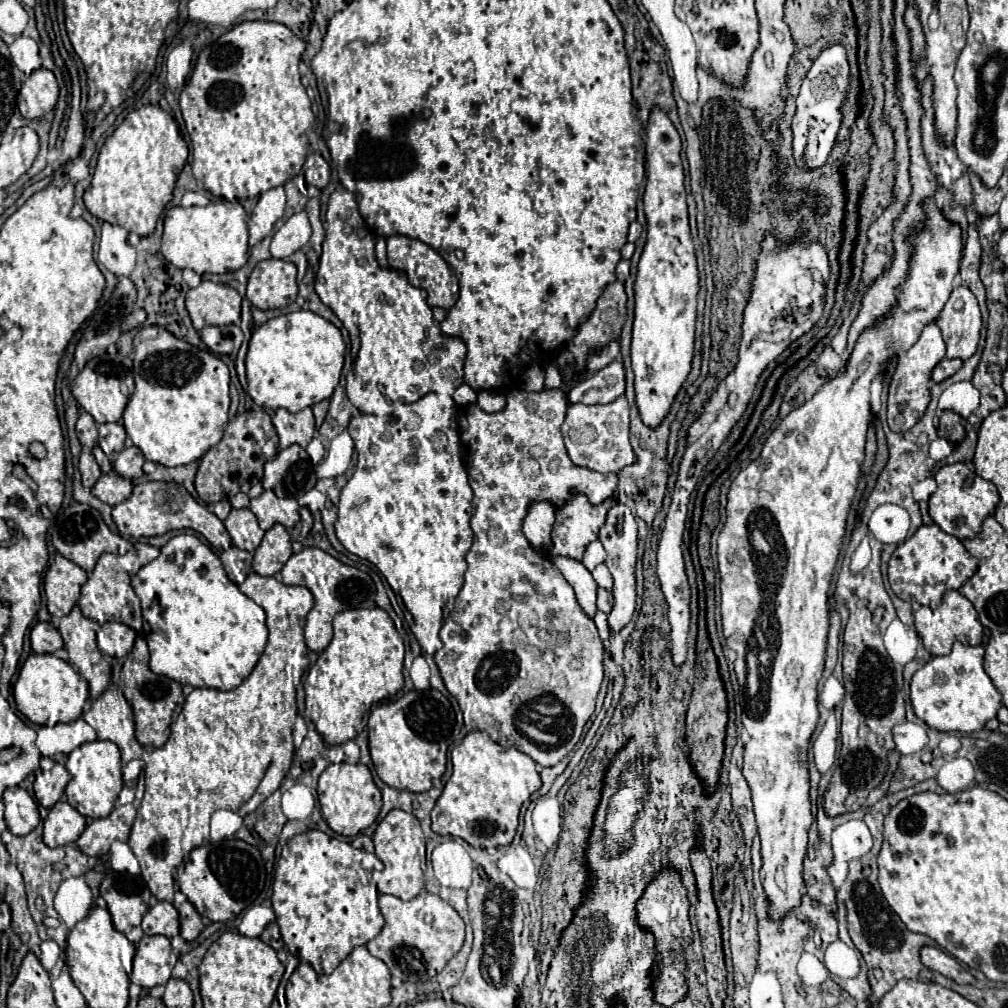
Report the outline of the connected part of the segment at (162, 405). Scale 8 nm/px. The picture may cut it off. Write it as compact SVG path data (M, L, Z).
M158 327L158 337L150 343L138 343L136 341L136 347L134 347L134 381L136 381L136 391L134 395L130 397L126 409L124 409L124 417L122 417L122 423L124 423L124 429L128 433L128 437L132 439L132 443L142 449L144 457L148 461L154 461L154 463L160 463L160 465L166 465L166 467L180 467L180 465L188 465L192 461L198 461L210 447L218 445L222 435L224 435L224 425L229 422L229 407L230 407L230 372L226 363L222 363L218 357L214 357L210 351L202 351L194 345L188 345L186 341L180 341L178 337L172 337L172 333L168 331L160 331Z

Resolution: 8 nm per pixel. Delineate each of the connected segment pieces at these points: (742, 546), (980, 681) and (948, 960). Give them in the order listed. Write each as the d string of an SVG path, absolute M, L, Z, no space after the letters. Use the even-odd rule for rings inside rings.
M926 201L924 205L926 209L926 221L924 227L910 237L910 241L914 243L914 257L910 263L910 271L900 287L900 295L898 301L892 309L892 313L880 321L874 329L864 331L860 341L856 343L850 361L846 363L842 375L834 377L832 381L828 381L810 401L806 401L802 407L794 409L768 437L768 441L762 447L760 457L750 463L732 483L730 493L728 493L728 519L722 527L722 533L718 537L718 571L720 571L720 589L722 589L722 627L724 627L724 637L726 637L726 645L736 653L736 675L738 675L738 685L740 685L740 705L742 705L742 723L744 729L750 733L750 741L744 745L744 777L752 789L752 803L754 803L754 813L756 813L756 823L758 823L758 835L760 835L760 843L762 843L762 887L768 899L768 917L772 921L782 921L792 909L800 907L802 903L802 891L804 891L804 879L802 879L802 861L806 857L806 845L808 845L808 829L812 825L812 815L810 815L810 797L808 797L808 789L810 789L810 777L808 777L808 741L812 731L816 729L816 721L818 721L818 707L816 707L816 685L818 679L822 677L822 669L824 669L824 655L826 655L826 633L828 633L828 589L830 589L830 579L832 579L832 571L840 553L840 545L842 545L842 537L844 537L844 529L846 529L846 517L848 517L848 509L852 503L852 497L856 493L856 485L858 485L858 477L860 477L860 465L864 461L864 443L866 443L866 429L868 429L868 421L870 421L870 381L876 375L878 367L882 363L886 363L892 355L898 355L900 351L912 347L916 343L916 337L920 335L920 331L934 321L940 315L940 309L944 307L944 303L948 301L950 293L952 293L952 281L954 275L958 273L958 265L960 265L960 249L962 249L962 241L960 241L960 229L952 223L948 223L942 215L942 209L936 207L934 201Z
M956 641L948 655L932 657L926 665L922 665L910 681L910 701L916 717L936 731L958 733L980 731L986 725L986 721L994 719L1002 705L1002 697L992 685L990 677L986 675L982 659L982 645L970 647Z
M922 947L920 959L928 969L942 973L944 977L954 979L956 983L976 983L974 977L952 955L938 947Z

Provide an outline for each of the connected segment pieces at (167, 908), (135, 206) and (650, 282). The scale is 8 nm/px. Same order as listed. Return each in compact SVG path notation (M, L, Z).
M160 901L154 907L150 907L142 919L142 931L146 935L164 935L170 939L174 935L179 935L179 930L178 911L172 903L166 901Z
M158 105L132 111L122 125L106 139L90 187L84 191L86 209L100 221L120 225L138 237L148 237L172 199L176 179L186 165L188 147L176 121Z
M652 109L648 123L648 141L646 141L646 191L644 191L644 213L648 221L648 239L638 263L638 273L634 281L636 295L636 315L632 331L632 369L634 369L634 389L636 405L640 419L646 427L658 429L664 417L668 415L674 397L682 389L684 381L692 369L694 357L694 323L696 323L696 295L698 295L698 271L696 257L690 239L688 227L688 209L686 209L686 191L684 191L684 169L680 161L680 135L668 115L660 109Z

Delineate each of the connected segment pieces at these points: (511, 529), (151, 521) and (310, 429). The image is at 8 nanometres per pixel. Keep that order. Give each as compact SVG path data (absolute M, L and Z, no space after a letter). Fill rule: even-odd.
M546 389L540 393L514 391L508 395L506 407L498 413L484 413L476 403L462 409L460 443L468 481L474 489L474 513L470 517L474 543L466 555L468 569L464 573L462 591L456 599L456 609L448 615L440 629L444 645L434 655L448 693L456 697L462 709L466 729L484 731L496 743L516 747L542 767L560 763L574 749L580 741L584 725L594 713L594 703L602 683L602 641L594 621L580 609L572 587L548 559L530 547L520 525L532 501L550 499L554 505L560 505L570 497L570 489L574 489L578 493L586 493L596 505L614 497L618 485L618 477L614 473L604 475L572 465L560 433L566 409L568 401L560 389ZM520 617L534 617L534 621L524 627ZM524 723L558 735L558 743L538 745L522 731Z
M150 481L150 483L138 483L134 485L132 497L120 505L114 505L112 519L124 537L154 537L164 535L176 529L192 529L200 533L212 547L218 551L226 551L232 547L230 535L224 527L224 523L208 511L208 507L200 505L182 485L176 483L164 483L164 481Z
M310 407L298 413L276 409L272 423L280 437L280 449L286 449L288 445L294 445L294 443L300 447L306 447L314 435L314 415Z

